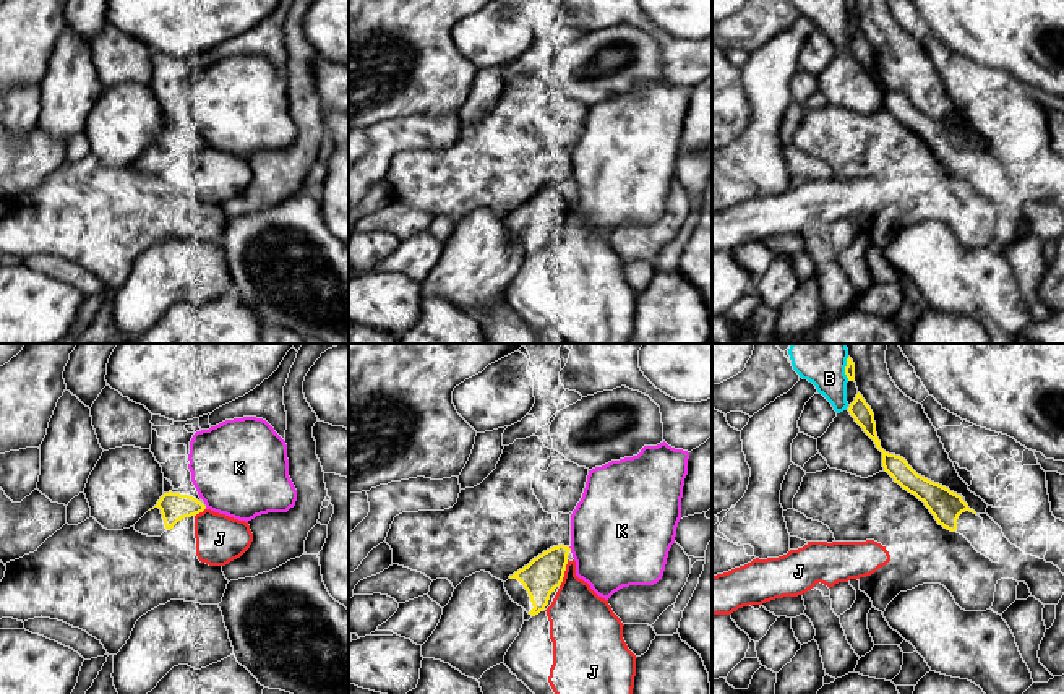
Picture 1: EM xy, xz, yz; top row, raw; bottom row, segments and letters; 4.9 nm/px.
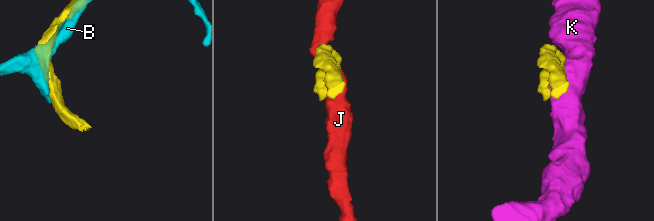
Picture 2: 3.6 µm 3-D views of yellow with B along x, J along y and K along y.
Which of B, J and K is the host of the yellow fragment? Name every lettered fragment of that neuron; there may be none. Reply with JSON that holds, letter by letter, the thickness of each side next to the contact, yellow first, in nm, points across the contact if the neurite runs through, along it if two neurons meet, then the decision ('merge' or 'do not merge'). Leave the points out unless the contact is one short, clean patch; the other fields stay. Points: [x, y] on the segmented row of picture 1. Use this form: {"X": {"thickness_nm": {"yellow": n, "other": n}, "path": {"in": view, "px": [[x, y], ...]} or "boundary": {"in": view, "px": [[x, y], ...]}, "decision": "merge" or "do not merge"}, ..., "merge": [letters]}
{"B": {"thickness_nm": {"yellow": 50, "other": 280}, "decision": "do not merge"}, "J": {"thickness_nm": {"yellow": 180, "other": 300}, "decision": "do not merge"}, "K": {"thickness_nm": {"yellow": 180, "other": 480}, "decision": "do not merge"}, "merge": []}

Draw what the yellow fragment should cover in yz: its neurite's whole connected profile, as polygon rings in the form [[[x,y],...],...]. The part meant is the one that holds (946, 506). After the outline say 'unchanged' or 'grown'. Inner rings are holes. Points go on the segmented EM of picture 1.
[[[860,392],[850,404],[848,412],[882,452],[884,472],[887,472],[903,490],[923,501],[939,525],[963,535],[978,553],[985,555],[993,563],[998,563],[1001,551],[989,550],[983,519],[968,508],[960,495],[918,475],[903,457],[889,454],[881,448],[874,413]]]; grown

